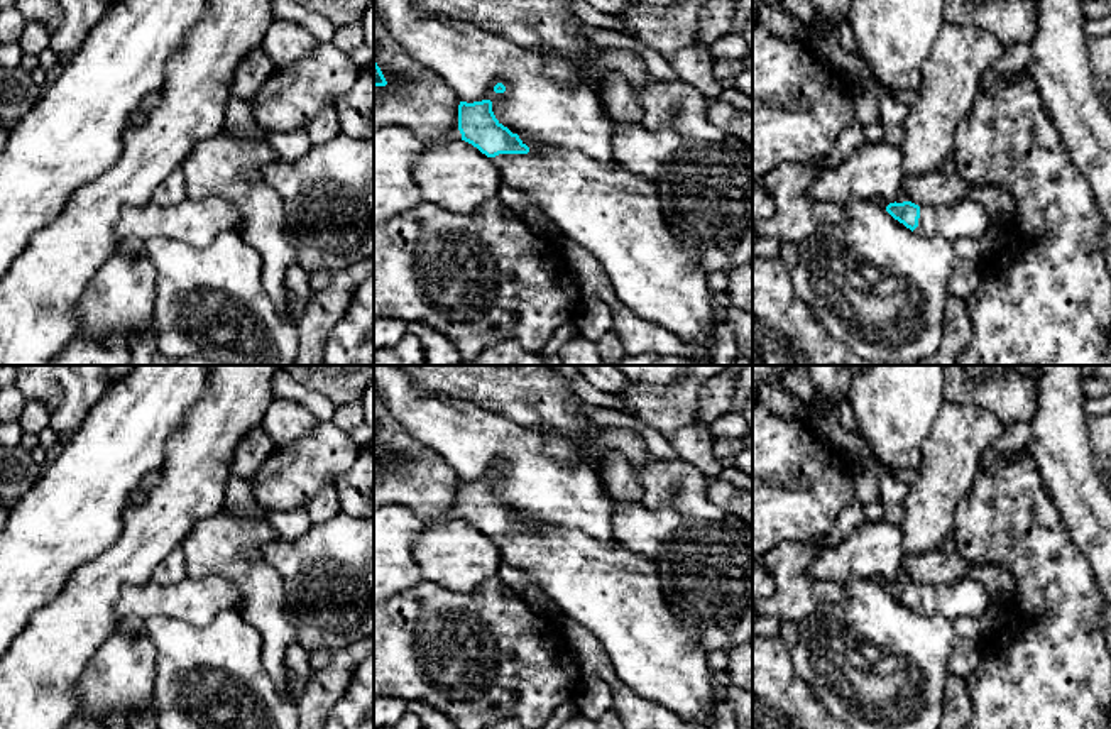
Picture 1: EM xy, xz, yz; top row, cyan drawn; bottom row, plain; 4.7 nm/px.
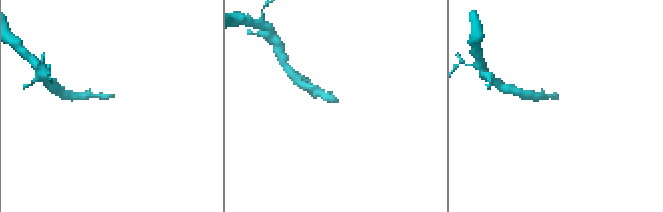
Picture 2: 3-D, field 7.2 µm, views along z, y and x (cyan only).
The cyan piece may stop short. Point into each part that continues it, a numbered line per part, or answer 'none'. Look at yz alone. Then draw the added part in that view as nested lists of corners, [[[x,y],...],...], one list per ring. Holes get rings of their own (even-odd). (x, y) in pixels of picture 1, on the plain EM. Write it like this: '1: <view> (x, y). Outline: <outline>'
1: yz (968, 597). Outline: [[[969,577],[959,582],[918,585],[918,606],[913,611],[928,617],[940,616],[949,621],[959,617],[977,619],[996,606],[984,585]]]

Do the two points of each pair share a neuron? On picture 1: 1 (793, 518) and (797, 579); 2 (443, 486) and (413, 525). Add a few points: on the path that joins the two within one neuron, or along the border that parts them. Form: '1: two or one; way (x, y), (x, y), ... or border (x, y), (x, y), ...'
1: two; border (815, 543), (780, 542), (770, 552)
2: two; border (391, 503), (408, 506), (426, 521)

